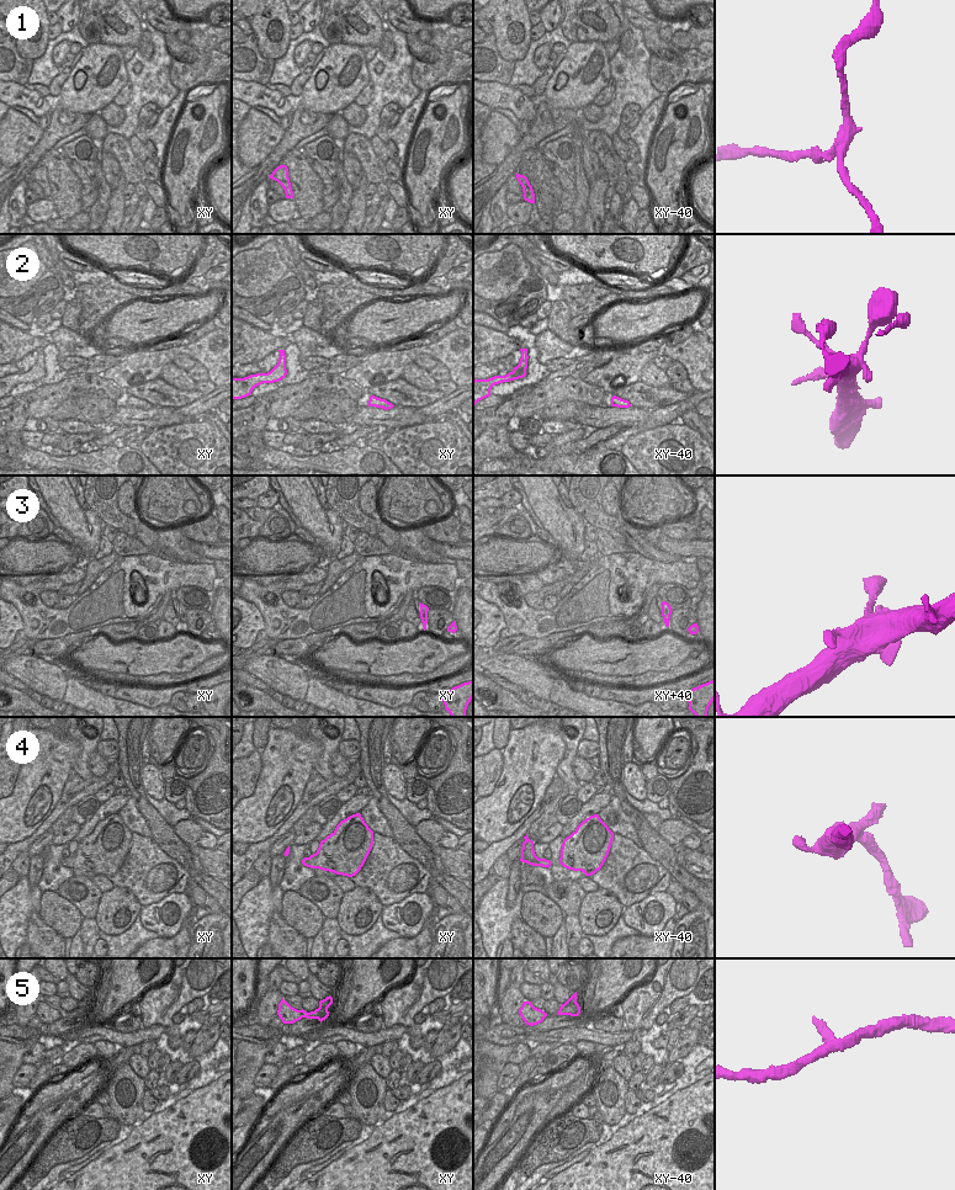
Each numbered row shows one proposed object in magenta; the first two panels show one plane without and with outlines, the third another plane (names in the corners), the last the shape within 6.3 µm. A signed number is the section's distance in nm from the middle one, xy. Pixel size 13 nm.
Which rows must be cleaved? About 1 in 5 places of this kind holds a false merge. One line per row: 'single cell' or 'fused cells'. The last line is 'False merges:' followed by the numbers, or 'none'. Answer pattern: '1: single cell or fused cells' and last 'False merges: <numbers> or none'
1: single cell
2: single cell
3: single cell
4: single cell
5: single cell
False merges: none

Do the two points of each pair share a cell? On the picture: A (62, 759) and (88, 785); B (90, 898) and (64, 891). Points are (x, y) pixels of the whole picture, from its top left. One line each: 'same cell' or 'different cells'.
A: different cells
B: same cell

